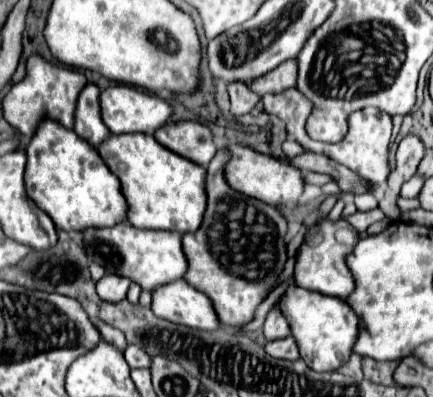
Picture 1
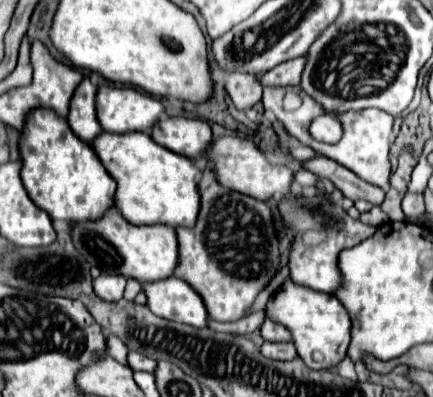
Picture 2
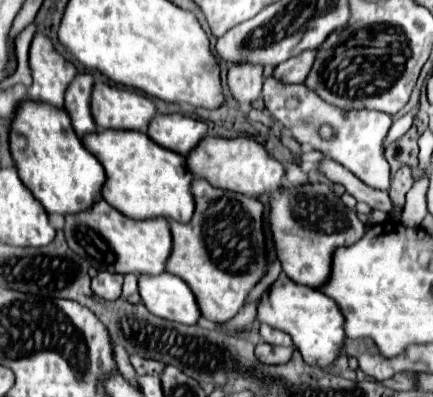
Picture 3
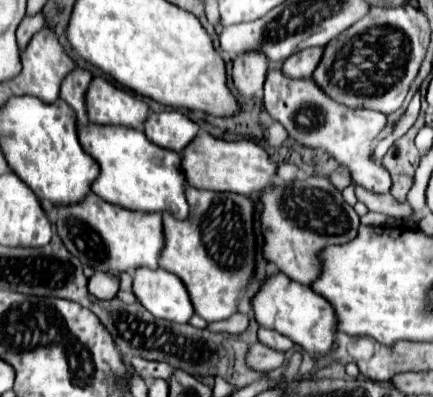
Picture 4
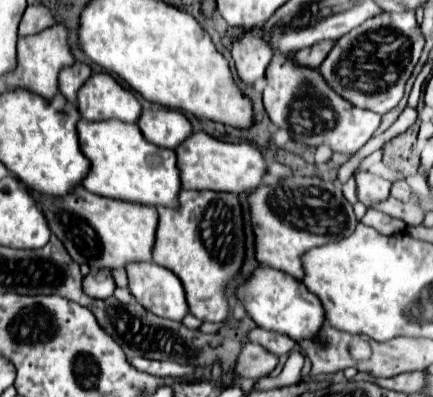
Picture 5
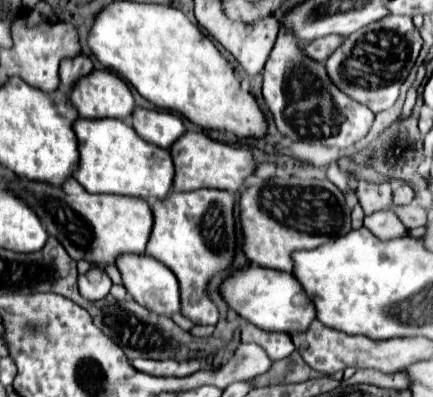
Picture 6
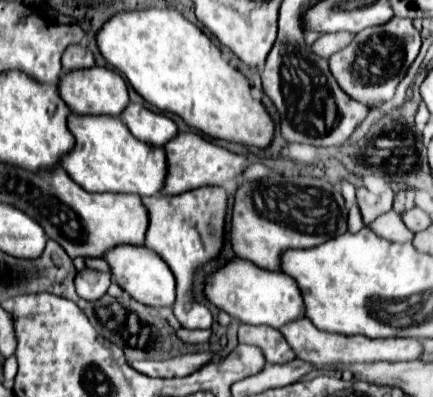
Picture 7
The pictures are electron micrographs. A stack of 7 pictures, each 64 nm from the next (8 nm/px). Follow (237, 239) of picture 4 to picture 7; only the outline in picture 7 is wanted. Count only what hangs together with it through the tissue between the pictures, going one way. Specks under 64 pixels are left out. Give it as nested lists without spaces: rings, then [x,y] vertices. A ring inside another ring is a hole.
[[[202,186],[202,188],[188,190],[176,196],[160,194],[160,196],[146,196],[142,200],[144,200],[144,206],[148,208],[148,220],[150,220],[148,236],[144,244],[162,256],[162,260],[170,266],[176,278],[176,284],[178,284],[176,304],[172,306],[176,320],[180,322],[182,328],[188,328],[188,330],[210,328],[214,318],[206,306],[194,302],[190,288],[192,288],[192,280],[198,274],[200,266],[214,260],[222,250],[224,218],[226,218],[226,202],[228,202],[224,188]]]

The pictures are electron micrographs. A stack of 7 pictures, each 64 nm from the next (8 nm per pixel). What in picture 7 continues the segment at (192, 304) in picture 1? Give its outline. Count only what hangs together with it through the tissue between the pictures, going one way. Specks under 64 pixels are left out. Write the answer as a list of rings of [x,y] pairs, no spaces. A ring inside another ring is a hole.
[[[124,244],[120,248],[112,248],[112,252],[106,252],[104,260],[110,266],[114,282],[140,304],[152,306],[152,308],[162,308],[162,306],[174,304],[174,298],[176,298],[174,274],[170,272],[168,264],[164,264],[164,260],[160,260],[160,256],[156,256],[156,252],[150,252],[150,248],[146,248],[146,246],[136,248],[136,246]]]

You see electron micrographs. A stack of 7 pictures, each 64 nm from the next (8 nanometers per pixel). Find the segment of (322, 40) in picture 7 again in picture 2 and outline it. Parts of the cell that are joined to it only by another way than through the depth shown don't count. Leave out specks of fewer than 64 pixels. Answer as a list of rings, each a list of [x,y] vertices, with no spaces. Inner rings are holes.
[[[306,56],[278,64],[276,68],[272,68],[272,72],[266,72],[262,76],[262,84],[264,86],[296,86],[300,84],[304,64],[306,64]]]

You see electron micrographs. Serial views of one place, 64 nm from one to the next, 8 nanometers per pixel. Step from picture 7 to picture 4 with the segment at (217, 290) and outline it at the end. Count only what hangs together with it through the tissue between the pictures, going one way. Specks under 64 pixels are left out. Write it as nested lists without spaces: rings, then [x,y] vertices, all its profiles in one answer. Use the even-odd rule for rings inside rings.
[[[282,272],[266,276],[260,290],[252,298],[252,310],[260,326],[272,328],[288,336],[292,342],[300,344],[312,358],[324,356],[330,352],[332,342],[334,342],[334,332],[336,332],[336,316],[328,300],[316,294],[310,286],[294,282]]]

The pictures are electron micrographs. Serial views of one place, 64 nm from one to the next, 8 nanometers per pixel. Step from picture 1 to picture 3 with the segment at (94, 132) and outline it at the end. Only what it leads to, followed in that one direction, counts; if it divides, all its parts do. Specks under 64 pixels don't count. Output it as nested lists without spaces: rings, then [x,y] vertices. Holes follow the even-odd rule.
[[[78,74],[76,80],[68,86],[68,92],[64,92],[64,106],[70,112],[72,126],[78,136],[84,136],[88,132],[96,130],[96,124],[92,122],[90,114],[90,94],[92,94],[94,80],[90,74]]]

